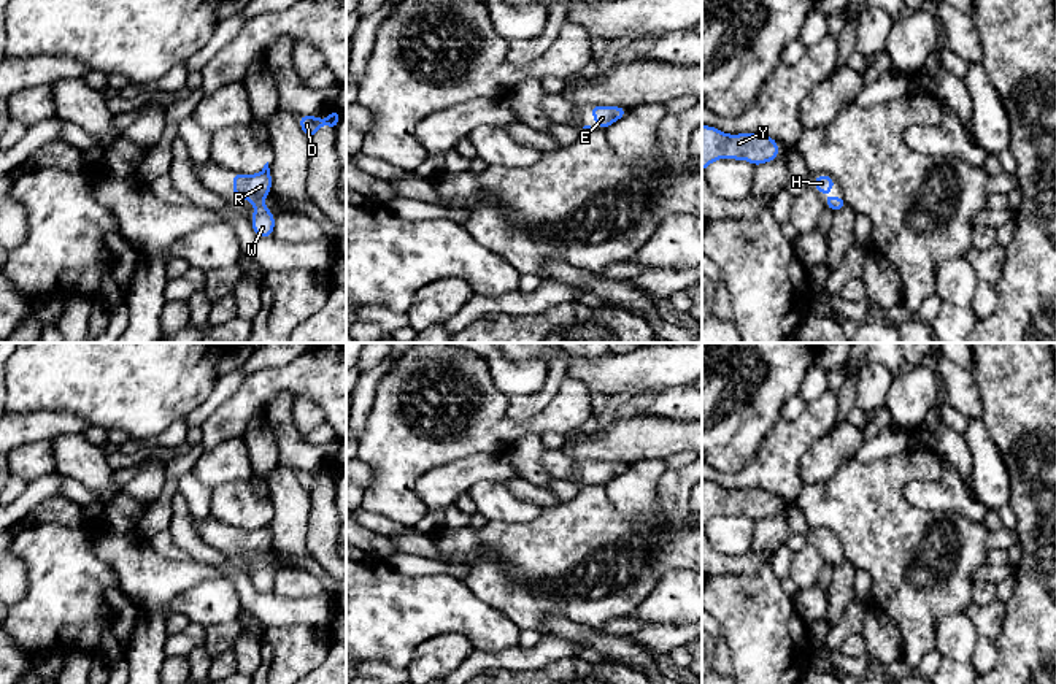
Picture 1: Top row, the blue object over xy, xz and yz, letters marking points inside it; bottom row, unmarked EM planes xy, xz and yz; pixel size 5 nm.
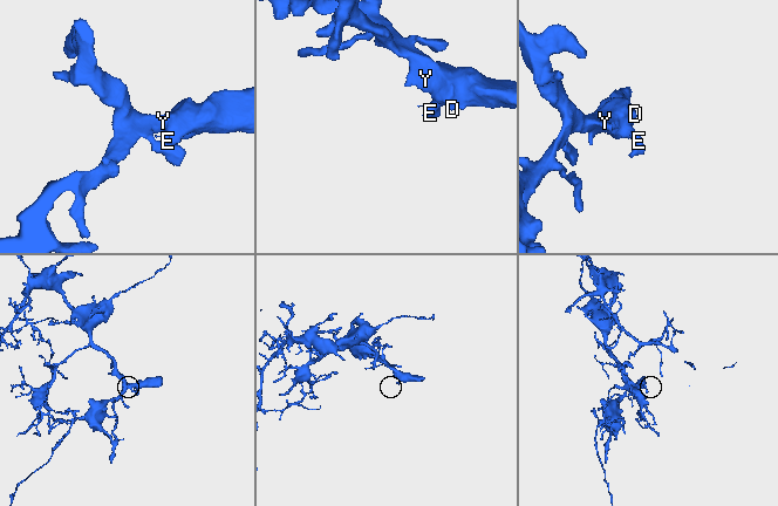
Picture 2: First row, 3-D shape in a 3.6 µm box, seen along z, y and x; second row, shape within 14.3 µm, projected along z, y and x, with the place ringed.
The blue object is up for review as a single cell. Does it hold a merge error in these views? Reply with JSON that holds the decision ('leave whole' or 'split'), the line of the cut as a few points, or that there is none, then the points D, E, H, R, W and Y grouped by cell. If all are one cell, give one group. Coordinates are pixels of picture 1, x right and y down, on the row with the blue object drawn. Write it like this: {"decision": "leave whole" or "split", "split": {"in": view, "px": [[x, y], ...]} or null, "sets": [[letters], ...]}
{"decision": "leave whole", "split": null, "sets": [["D", "E", "H", "R", "W", "Y"]]}

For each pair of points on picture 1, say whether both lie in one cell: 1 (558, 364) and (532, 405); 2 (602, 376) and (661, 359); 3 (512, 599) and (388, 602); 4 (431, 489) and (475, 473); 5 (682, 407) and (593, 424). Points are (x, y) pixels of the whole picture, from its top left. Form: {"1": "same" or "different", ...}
{"1": "same", "2": "same", "3": "different", "4": "same", "5": "same"}

